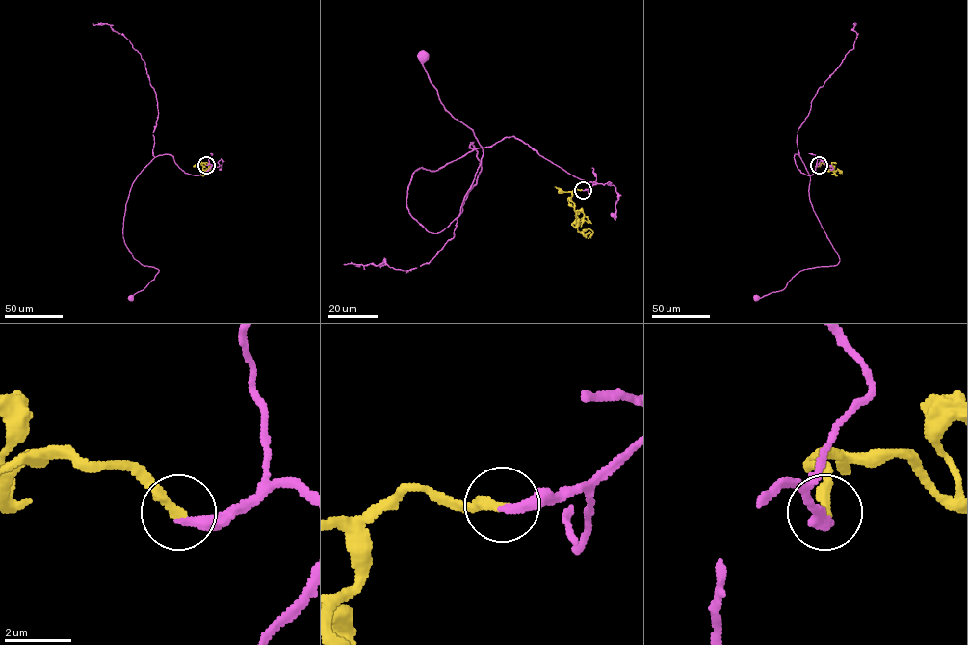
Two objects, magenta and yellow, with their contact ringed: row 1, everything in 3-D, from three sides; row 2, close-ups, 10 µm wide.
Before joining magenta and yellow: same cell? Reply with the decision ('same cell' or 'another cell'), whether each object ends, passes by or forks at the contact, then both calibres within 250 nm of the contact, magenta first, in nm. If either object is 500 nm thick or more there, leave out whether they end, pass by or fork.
same cell; magenta ends there; yellow ends there; 280 nm thick on the magenta side, 280 nm on the other

